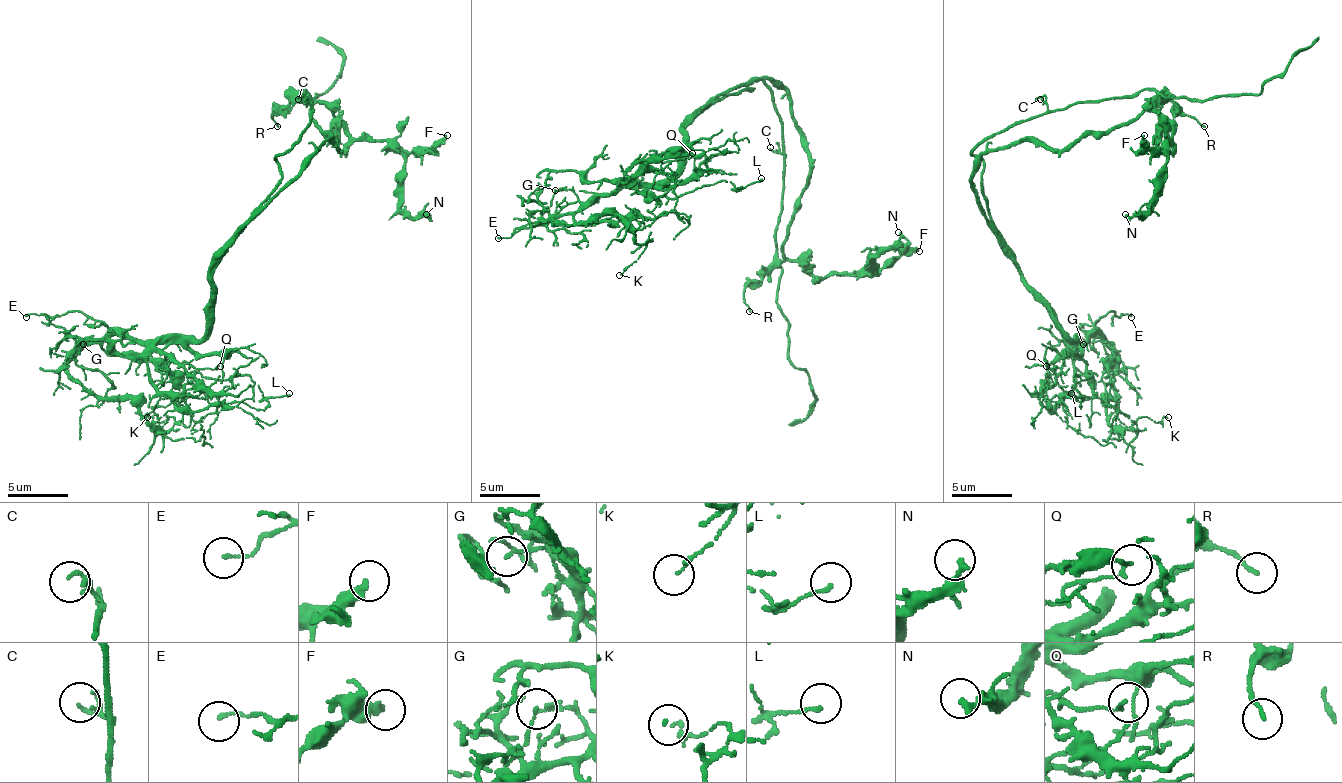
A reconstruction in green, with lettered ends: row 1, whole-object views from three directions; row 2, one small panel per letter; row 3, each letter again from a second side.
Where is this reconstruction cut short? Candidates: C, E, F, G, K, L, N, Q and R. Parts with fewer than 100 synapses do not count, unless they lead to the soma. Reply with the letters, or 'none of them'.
none of them

